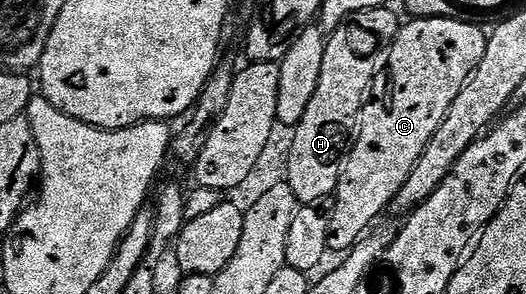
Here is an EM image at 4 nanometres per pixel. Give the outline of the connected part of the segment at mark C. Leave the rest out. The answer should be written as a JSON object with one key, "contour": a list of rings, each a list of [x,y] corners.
{"contour":[[[437,16],[429,20],[412,18],[401,27],[386,61],[392,89],[384,100],[369,99],[365,103],[352,148],[338,178],[332,200],[329,253],[347,253],[364,239],[377,223],[375,220],[392,208],[392,200],[406,186],[406,178],[410,178],[410,170],[414,170],[422,150],[426,150],[426,142],[442,126],[450,102],[458,98],[458,90],[462,90],[478,62],[482,62],[488,36],[480,28],[483,27],[476,22]]]}

